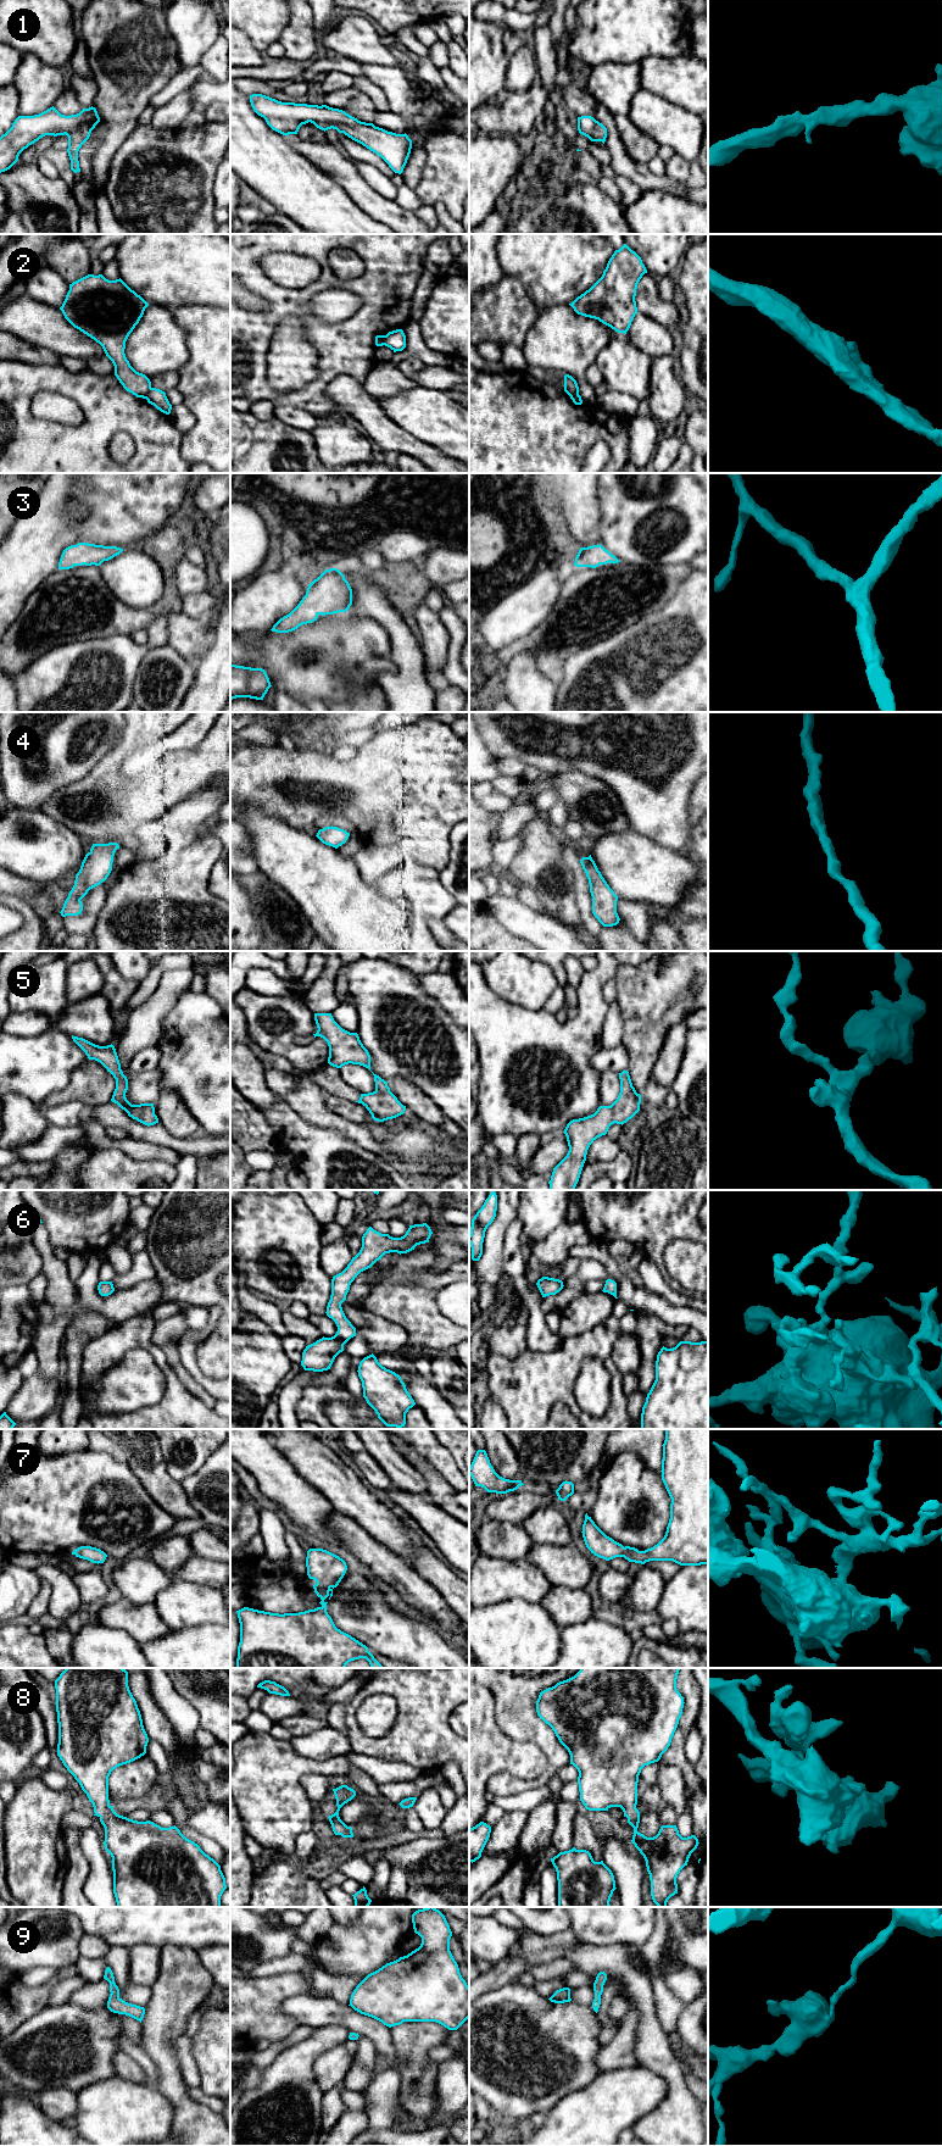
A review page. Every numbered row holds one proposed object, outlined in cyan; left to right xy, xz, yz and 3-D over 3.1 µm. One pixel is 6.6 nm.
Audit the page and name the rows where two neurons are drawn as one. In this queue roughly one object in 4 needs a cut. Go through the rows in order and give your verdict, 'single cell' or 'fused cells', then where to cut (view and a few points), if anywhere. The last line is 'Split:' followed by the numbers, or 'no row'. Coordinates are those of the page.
1: single cell | no cut
2: fused cells | xy (151, 388), (145, 398)
3: single cell | no cut
4: single cell | no cut
5: single cell | no cut
6: single cell | no cut
7: single cell | no cut
8: single cell | no cut
9: single cell | no cut
Split: 2

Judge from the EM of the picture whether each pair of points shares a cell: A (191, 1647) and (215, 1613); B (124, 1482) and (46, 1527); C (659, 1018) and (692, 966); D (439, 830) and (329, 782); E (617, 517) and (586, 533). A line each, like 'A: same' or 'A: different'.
A: different
B: same
C: same
D: same
E: different

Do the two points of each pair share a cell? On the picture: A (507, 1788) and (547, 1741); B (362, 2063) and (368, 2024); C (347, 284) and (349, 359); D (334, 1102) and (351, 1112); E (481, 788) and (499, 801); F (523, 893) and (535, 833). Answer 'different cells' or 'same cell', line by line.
A: same cell
B: different cells
C: same cell
D: same cell
E: same cell
F: different cells

